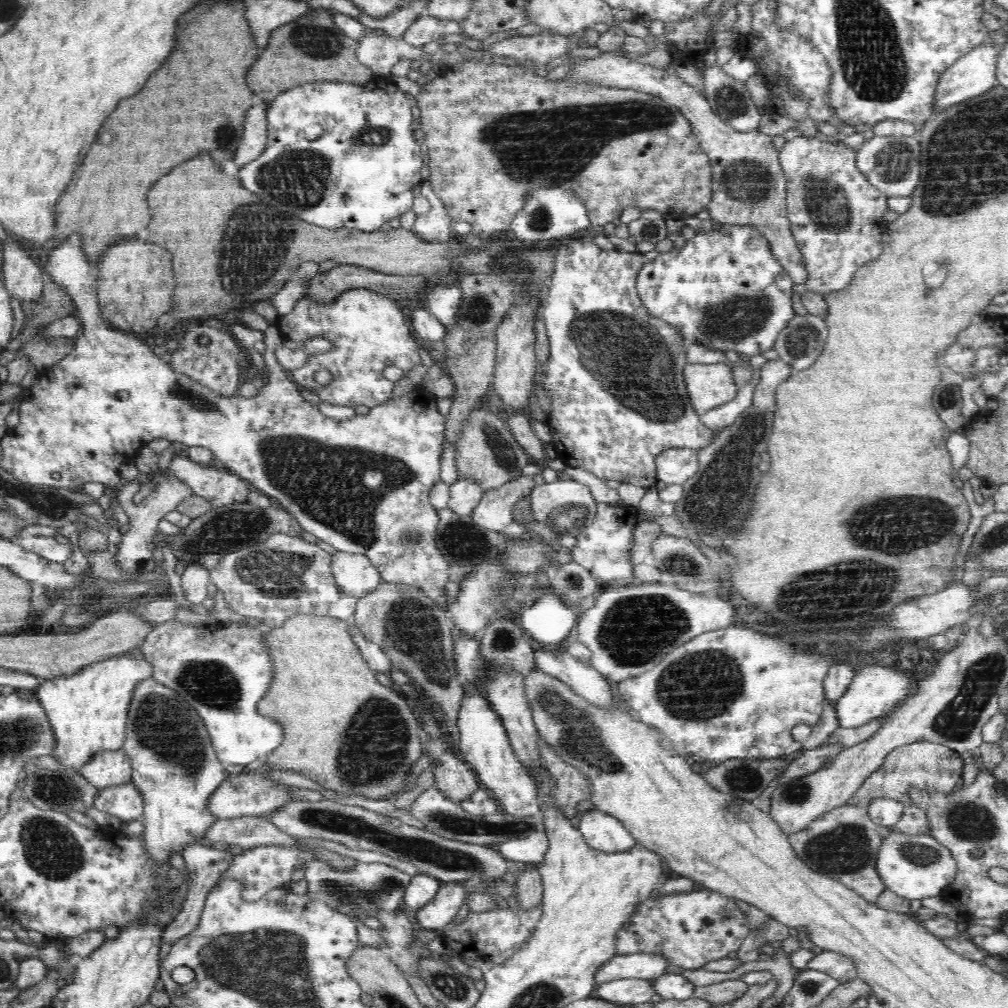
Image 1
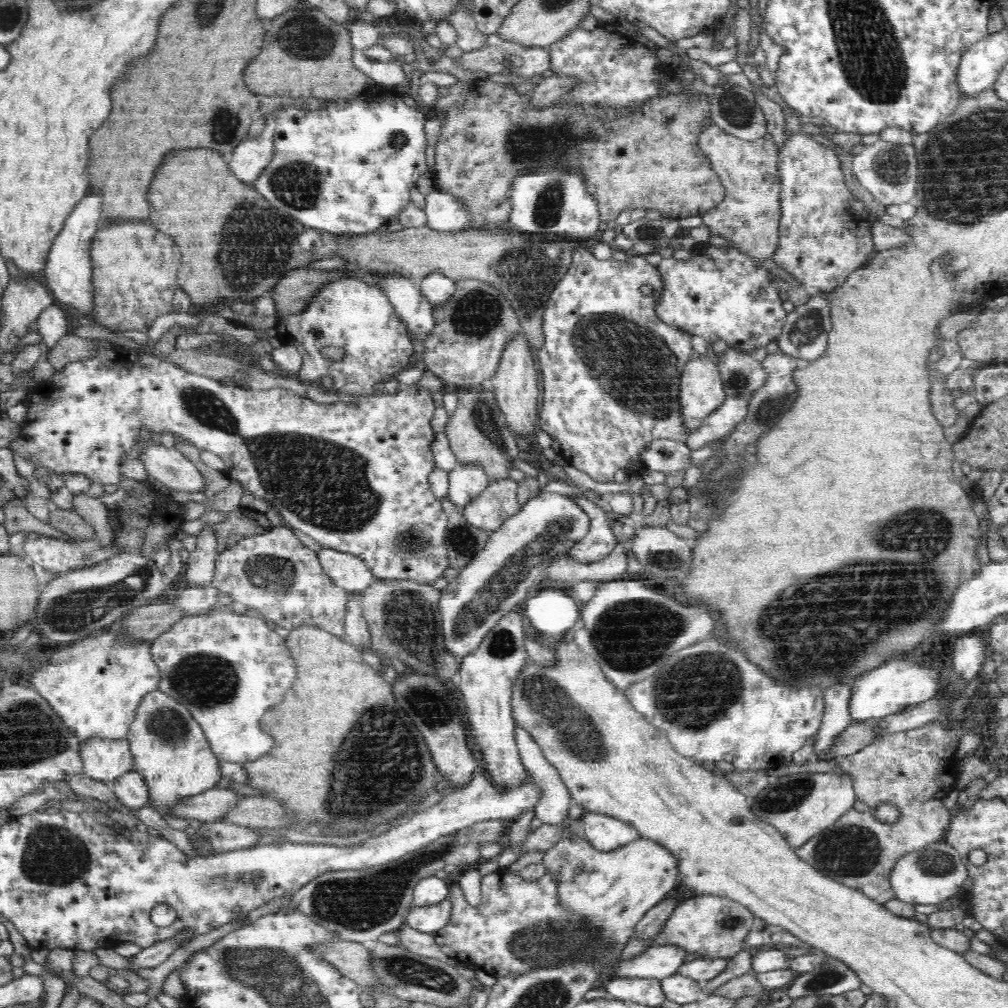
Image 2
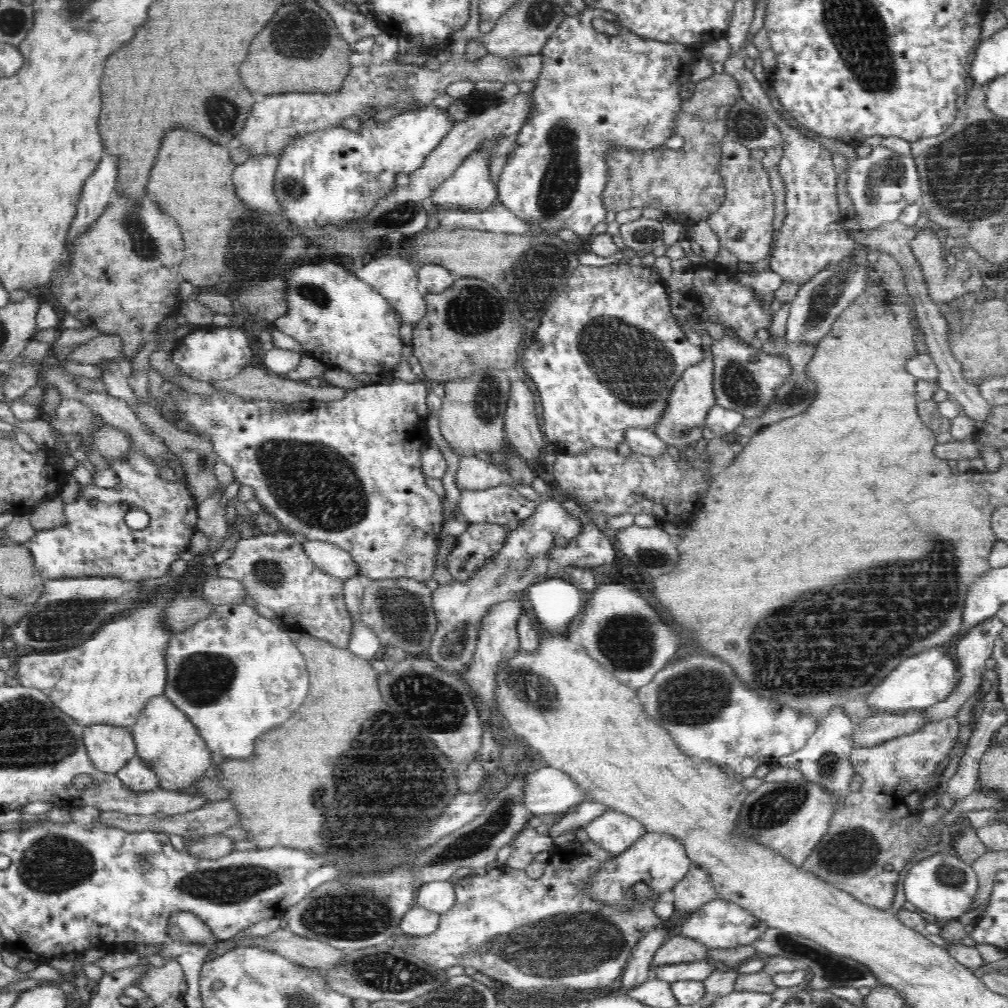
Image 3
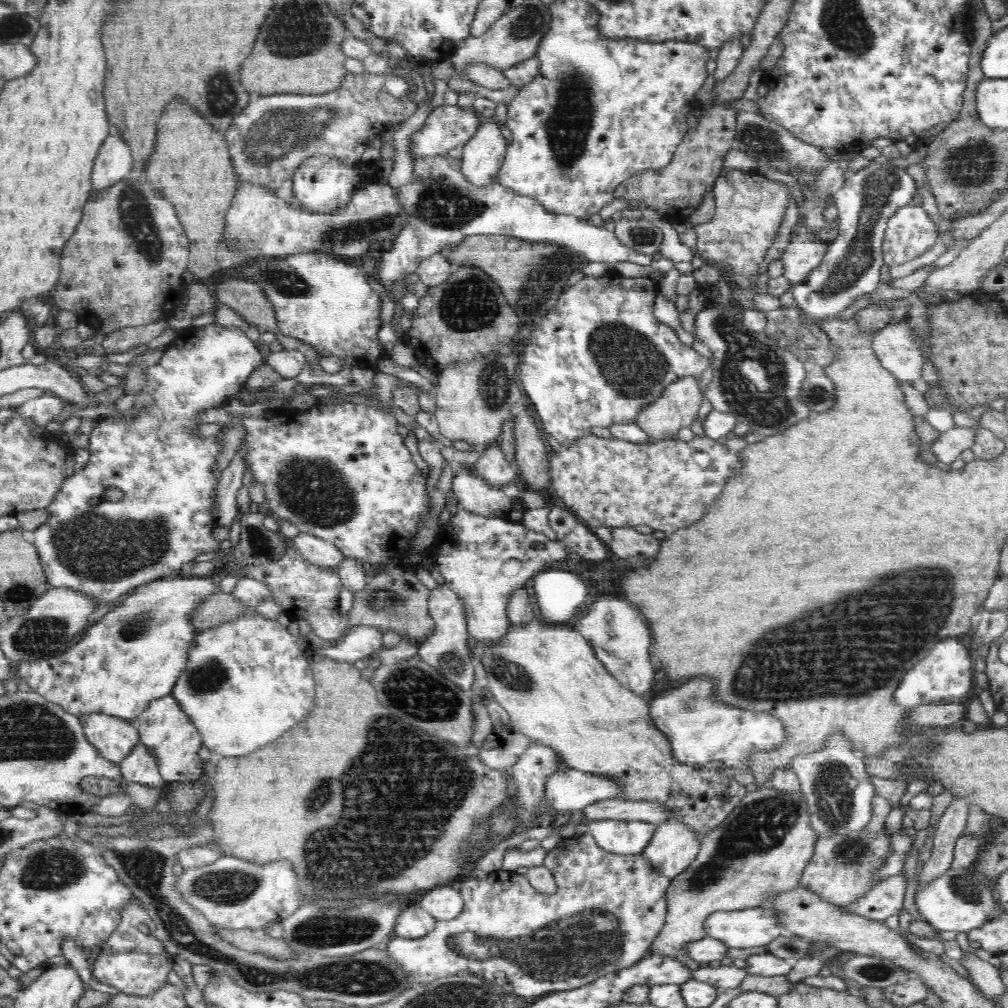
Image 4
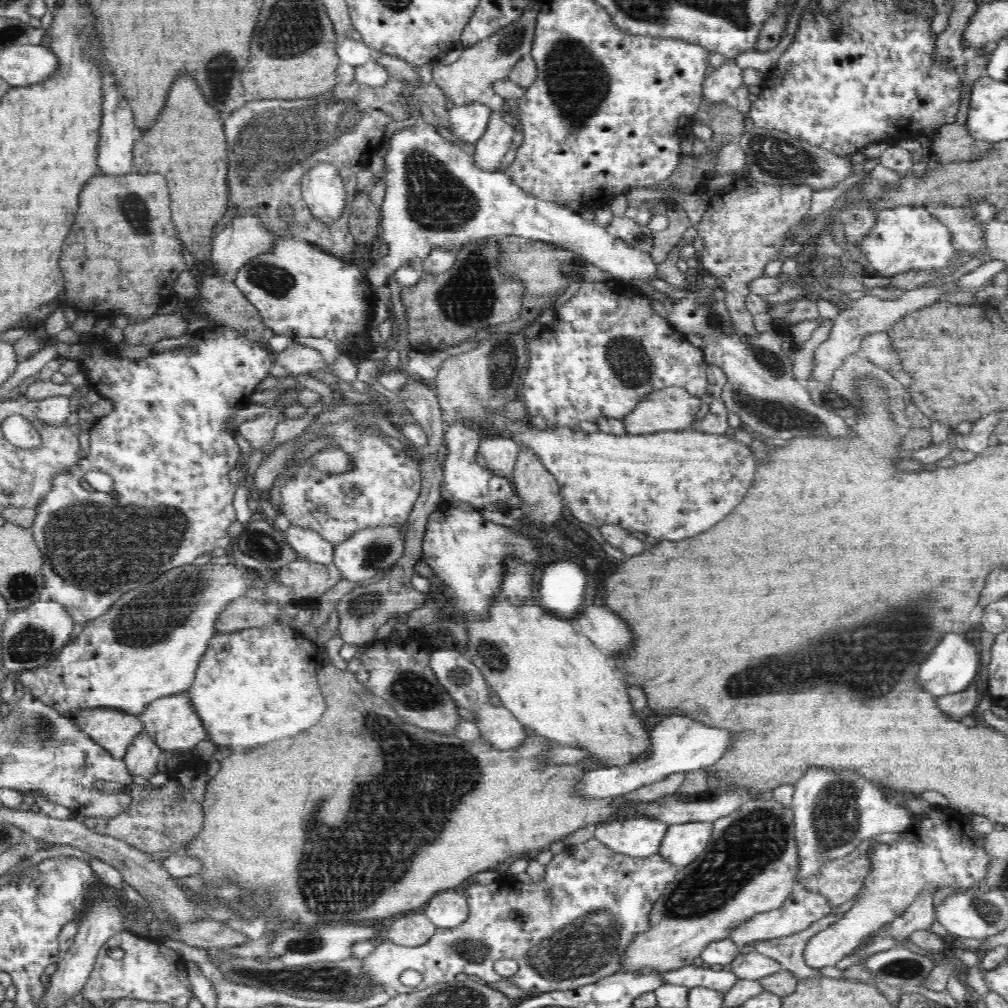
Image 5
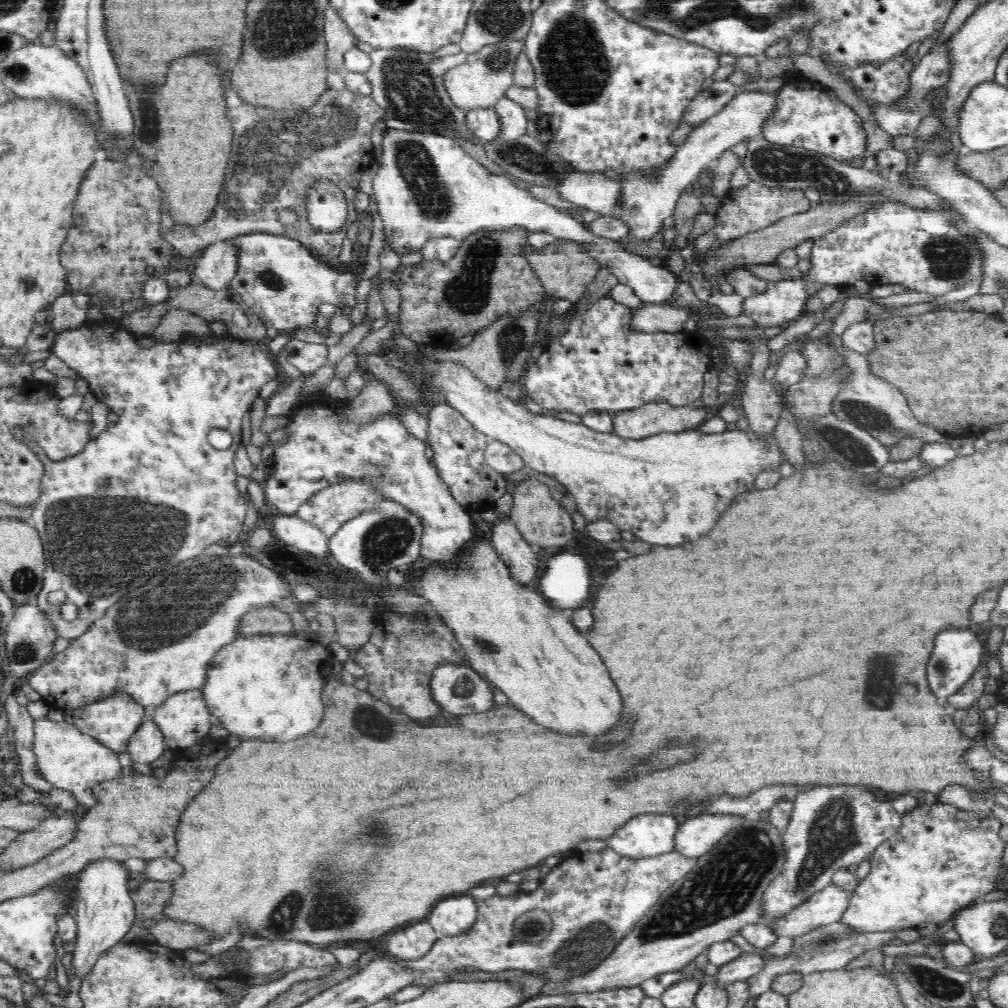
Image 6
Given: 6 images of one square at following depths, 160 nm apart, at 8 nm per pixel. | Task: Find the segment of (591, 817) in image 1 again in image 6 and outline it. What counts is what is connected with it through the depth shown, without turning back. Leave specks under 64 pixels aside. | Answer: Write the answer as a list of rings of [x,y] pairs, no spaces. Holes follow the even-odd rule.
[[[642,814],[628,820],[620,826],[613,836],[605,840],[607,847],[614,850],[618,856],[634,859],[648,858],[675,852],[675,836],[679,828],[672,815]]]

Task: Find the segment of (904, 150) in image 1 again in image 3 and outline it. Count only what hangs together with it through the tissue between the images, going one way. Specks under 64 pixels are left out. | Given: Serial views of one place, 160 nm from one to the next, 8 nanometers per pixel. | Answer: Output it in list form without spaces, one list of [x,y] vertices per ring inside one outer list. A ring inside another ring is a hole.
[[[882,145],[872,147],[866,157],[856,157],[847,170],[846,190],[852,200],[856,215],[850,228],[859,232],[872,232],[880,228],[882,219],[899,220],[901,206],[914,204],[921,196],[921,182],[914,157],[909,154],[896,154]]]

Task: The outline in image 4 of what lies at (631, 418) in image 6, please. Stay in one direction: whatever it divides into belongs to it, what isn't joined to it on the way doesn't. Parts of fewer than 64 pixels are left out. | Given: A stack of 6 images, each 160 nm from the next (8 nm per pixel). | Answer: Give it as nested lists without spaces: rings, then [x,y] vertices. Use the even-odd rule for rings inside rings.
[[[684,377],[675,380],[664,389],[664,392],[653,403],[646,405],[638,413],[634,422],[652,440],[672,440],[678,438],[679,430],[684,427],[690,427],[698,416],[700,403],[704,397],[704,393],[698,385],[699,381],[700,378],[698,377]]]

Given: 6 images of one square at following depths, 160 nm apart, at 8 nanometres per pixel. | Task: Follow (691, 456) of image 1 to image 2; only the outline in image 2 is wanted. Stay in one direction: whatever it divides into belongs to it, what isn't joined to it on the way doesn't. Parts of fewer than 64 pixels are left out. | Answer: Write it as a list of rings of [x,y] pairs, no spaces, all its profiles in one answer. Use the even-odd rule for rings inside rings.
[[[652,440],[639,452],[639,459],[649,470],[674,474],[690,464],[690,448],[676,440]]]

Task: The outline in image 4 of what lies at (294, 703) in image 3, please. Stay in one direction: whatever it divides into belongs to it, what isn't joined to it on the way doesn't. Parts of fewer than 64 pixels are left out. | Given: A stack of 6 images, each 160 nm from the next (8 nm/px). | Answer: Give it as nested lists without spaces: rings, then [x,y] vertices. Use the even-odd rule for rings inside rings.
[[[249,607],[232,622],[197,632],[188,650],[186,668],[182,670],[171,694],[202,735],[203,745],[216,758],[243,757],[280,738],[294,724],[302,722],[316,706],[314,680],[304,656],[308,651],[302,637],[294,636],[288,627]]]

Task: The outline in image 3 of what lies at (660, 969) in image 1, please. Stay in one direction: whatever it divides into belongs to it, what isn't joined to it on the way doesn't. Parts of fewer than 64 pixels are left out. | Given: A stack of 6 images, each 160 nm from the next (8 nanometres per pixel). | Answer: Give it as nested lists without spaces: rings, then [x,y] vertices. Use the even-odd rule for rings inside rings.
[[[680,934],[670,938],[654,954],[652,965],[678,964],[708,959],[706,945]]]

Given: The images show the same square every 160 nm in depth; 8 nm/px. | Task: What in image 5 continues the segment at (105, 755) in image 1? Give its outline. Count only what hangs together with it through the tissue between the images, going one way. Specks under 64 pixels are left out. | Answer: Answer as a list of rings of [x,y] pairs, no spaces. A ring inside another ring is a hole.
[[[110,707],[82,708],[70,713],[69,717],[80,731],[85,732],[96,744],[102,745],[116,759],[123,759],[132,741],[144,732],[144,723],[138,715]]]

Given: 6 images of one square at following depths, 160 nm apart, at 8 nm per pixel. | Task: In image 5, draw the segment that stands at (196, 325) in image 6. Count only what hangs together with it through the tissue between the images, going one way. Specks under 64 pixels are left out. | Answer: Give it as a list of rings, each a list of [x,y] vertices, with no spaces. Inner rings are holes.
[[[178,313],[161,316],[154,315],[150,319],[133,322],[126,326],[123,329],[124,339],[122,341],[126,341],[128,344],[152,346],[164,339],[179,338],[186,335],[188,333],[188,325],[188,321],[184,320]]]

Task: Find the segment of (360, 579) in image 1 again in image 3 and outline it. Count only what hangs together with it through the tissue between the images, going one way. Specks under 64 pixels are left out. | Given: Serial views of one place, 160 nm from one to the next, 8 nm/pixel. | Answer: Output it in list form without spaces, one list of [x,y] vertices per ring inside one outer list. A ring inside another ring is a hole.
[[[308,540],[302,543],[308,558],[329,576],[334,576],[343,582],[360,576],[359,568],[349,552],[331,542]]]

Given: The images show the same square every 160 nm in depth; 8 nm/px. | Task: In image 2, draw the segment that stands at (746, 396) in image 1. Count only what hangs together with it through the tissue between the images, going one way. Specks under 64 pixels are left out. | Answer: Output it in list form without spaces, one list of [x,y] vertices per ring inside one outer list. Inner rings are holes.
[[[739,396],[726,397],[724,402],[704,419],[702,427],[687,436],[685,444],[690,450],[705,445],[715,445],[716,442],[730,435],[737,424],[746,418],[748,407],[748,400]]]

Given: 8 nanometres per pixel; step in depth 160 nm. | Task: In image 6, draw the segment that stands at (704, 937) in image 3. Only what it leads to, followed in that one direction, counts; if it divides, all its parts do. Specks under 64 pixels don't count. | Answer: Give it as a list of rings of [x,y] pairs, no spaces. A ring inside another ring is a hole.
[[[830,885],[815,892],[804,904],[781,917],[774,926],[776,936],[790,938],[806,934],[813,928],[841,922],[850,905],[846,889]]]

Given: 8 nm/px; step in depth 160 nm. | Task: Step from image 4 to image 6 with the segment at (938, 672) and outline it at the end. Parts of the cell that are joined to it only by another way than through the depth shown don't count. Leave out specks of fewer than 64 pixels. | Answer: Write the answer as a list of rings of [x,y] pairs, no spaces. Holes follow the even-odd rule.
[[[975,628],[944,630],[936,636],[934,648],[929,656],[927,665],[927,681],[935,696],[945,701],[946,698],[962,688],[973,672],[985,662],[984,646],[978,640]]]

